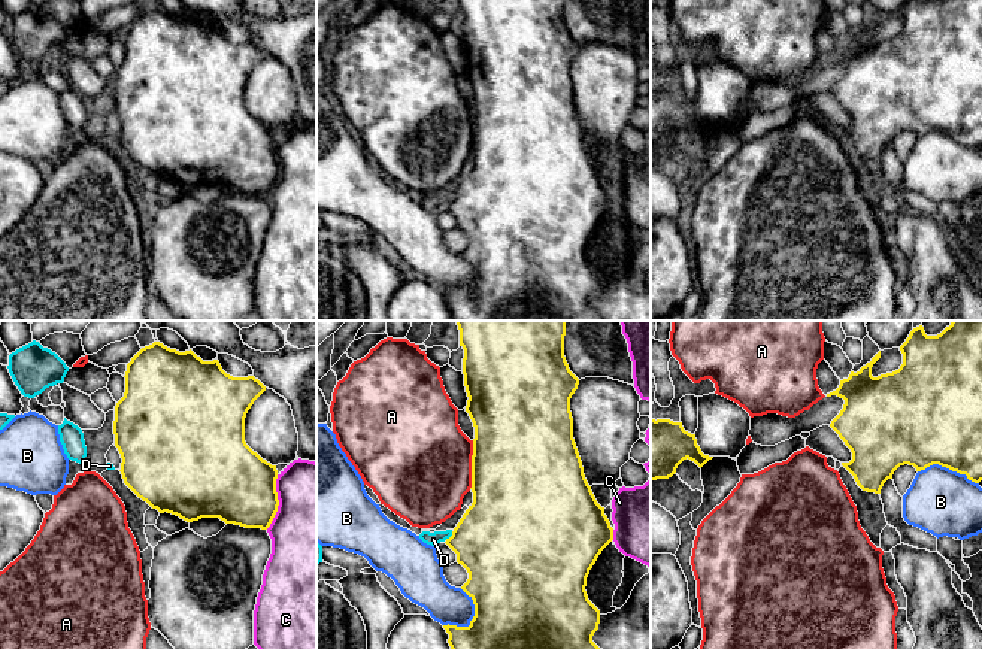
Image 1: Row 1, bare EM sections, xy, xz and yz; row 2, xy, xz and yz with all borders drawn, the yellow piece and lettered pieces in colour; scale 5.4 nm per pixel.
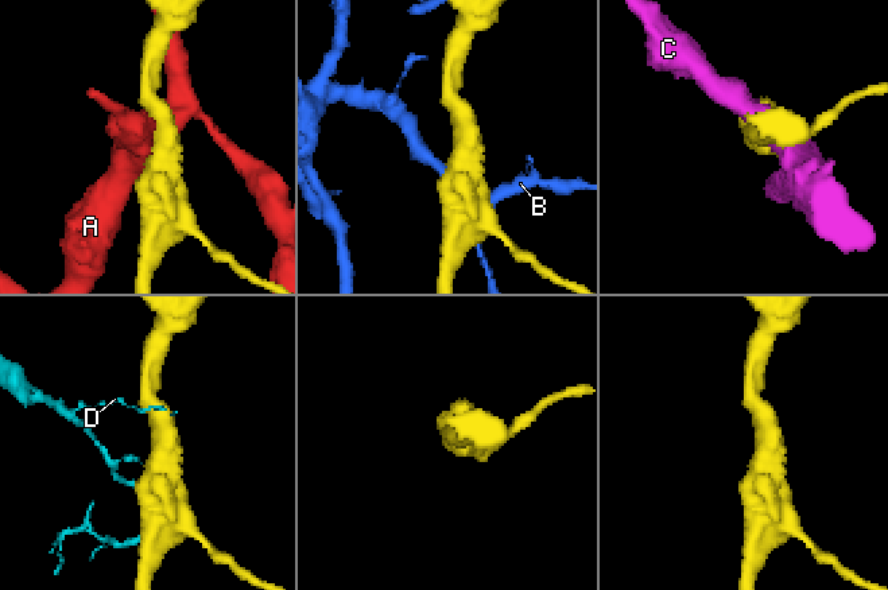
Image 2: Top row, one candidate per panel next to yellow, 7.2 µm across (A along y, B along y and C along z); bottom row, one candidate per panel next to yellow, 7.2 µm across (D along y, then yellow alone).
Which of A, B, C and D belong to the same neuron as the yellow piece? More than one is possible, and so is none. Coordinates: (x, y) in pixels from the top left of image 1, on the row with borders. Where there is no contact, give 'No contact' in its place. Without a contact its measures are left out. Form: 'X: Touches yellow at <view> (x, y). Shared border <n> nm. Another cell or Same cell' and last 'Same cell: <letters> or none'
A: Touches yellow at xz (472, 464). Shared border 260 nm. Another cell
B: Touches yellow at xz (472, 619). Shared border 220 nm. Another cell
C: Touches yellow at xy (278, 502). Shared border 300 nm. Another cell
D: Touches yellow at xz (451, 536). Shared border 60 nm. Another cell
Same cell: none

